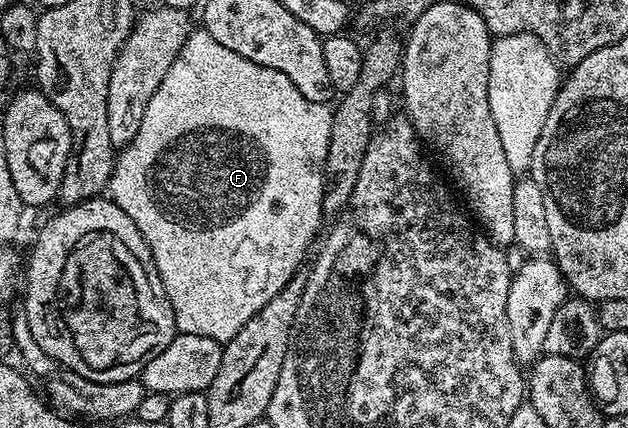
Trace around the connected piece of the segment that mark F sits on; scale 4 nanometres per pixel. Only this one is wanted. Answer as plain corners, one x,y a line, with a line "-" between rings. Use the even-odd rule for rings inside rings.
203,27
189,34
172,66
166,71
161,85
150,99
137,135
129,145
119,150
107,188
112,202
122,207
122,211
126,211
130,219
134,219
138,231
142,231
160,272
162,287
170,299
172,310
176,312
176,327
179,332
202,335
221,343
229,341
268,300
286,287
287,281
305,264
304,256
322,225
324,164
327,145
330,143
332,114
333,110
328,105
309,103
302,91
298,91
298,87
294,87
294,83
290,83
290,79
282,75
282,71
274,71
270,67
250,63
250,59
242,59
242,55
234,55
230,47
222,47
222,43
218,43
218,39
211,37

